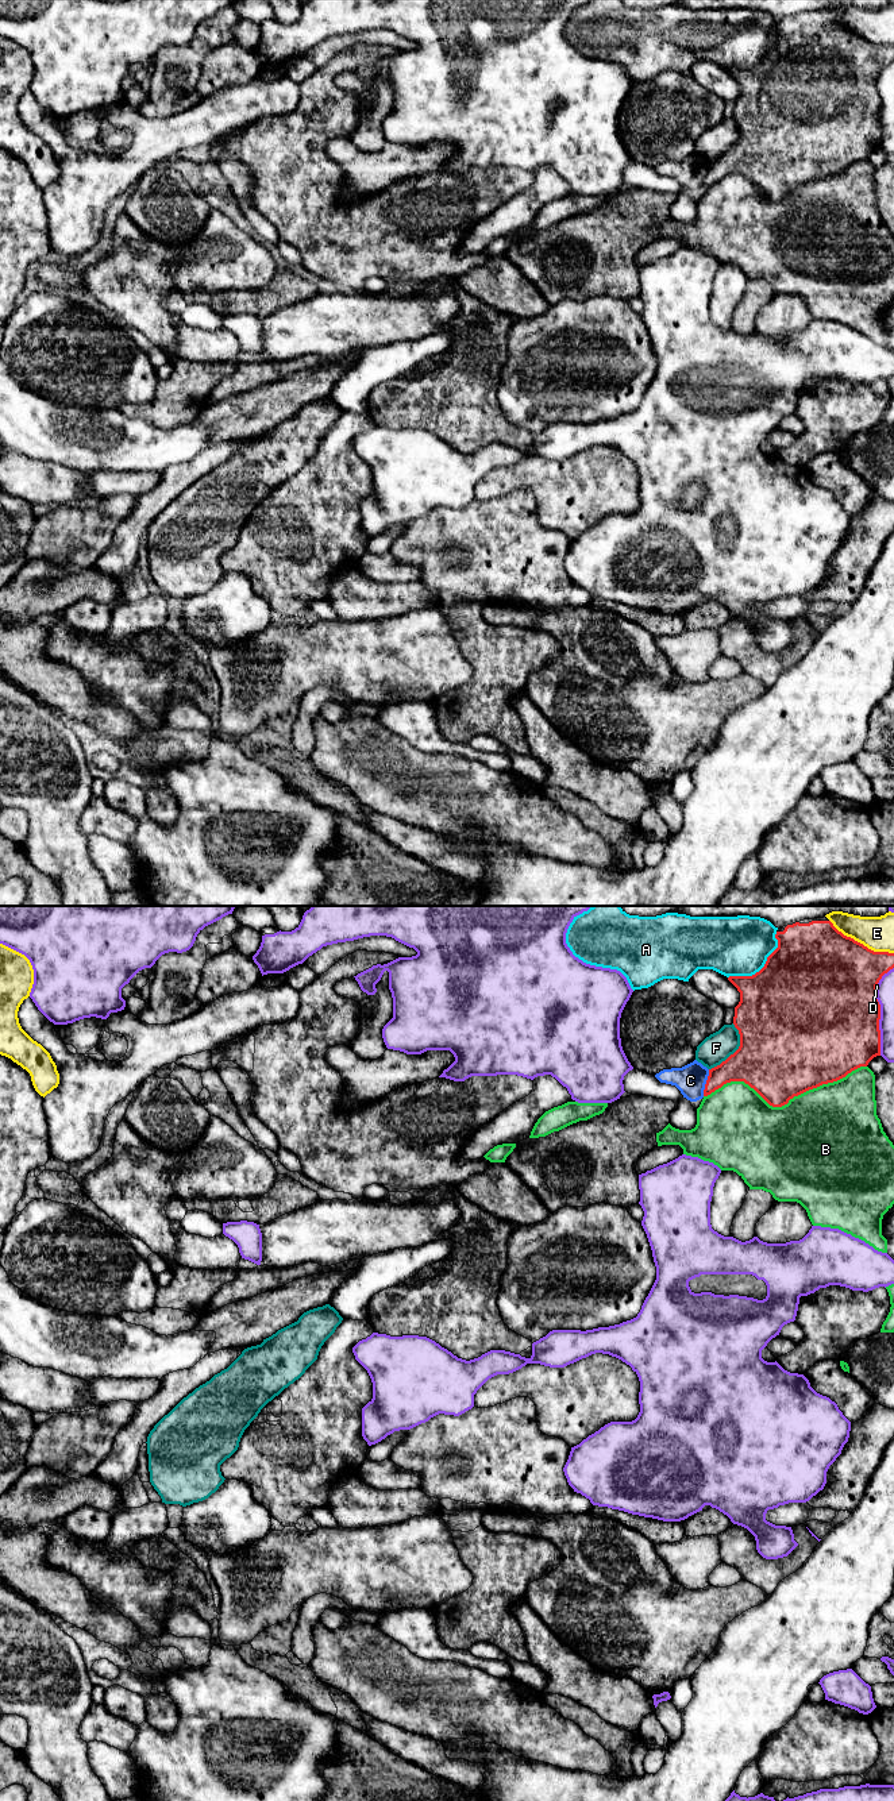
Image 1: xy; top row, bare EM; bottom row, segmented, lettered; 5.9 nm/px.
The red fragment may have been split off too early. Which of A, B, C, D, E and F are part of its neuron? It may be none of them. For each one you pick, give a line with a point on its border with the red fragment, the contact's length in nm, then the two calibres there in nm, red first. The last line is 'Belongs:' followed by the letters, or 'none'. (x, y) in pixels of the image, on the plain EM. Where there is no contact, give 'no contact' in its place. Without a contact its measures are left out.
Belongs: none

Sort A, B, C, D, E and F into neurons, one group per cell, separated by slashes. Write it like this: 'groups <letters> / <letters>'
groups A / B / C / D / E / F

